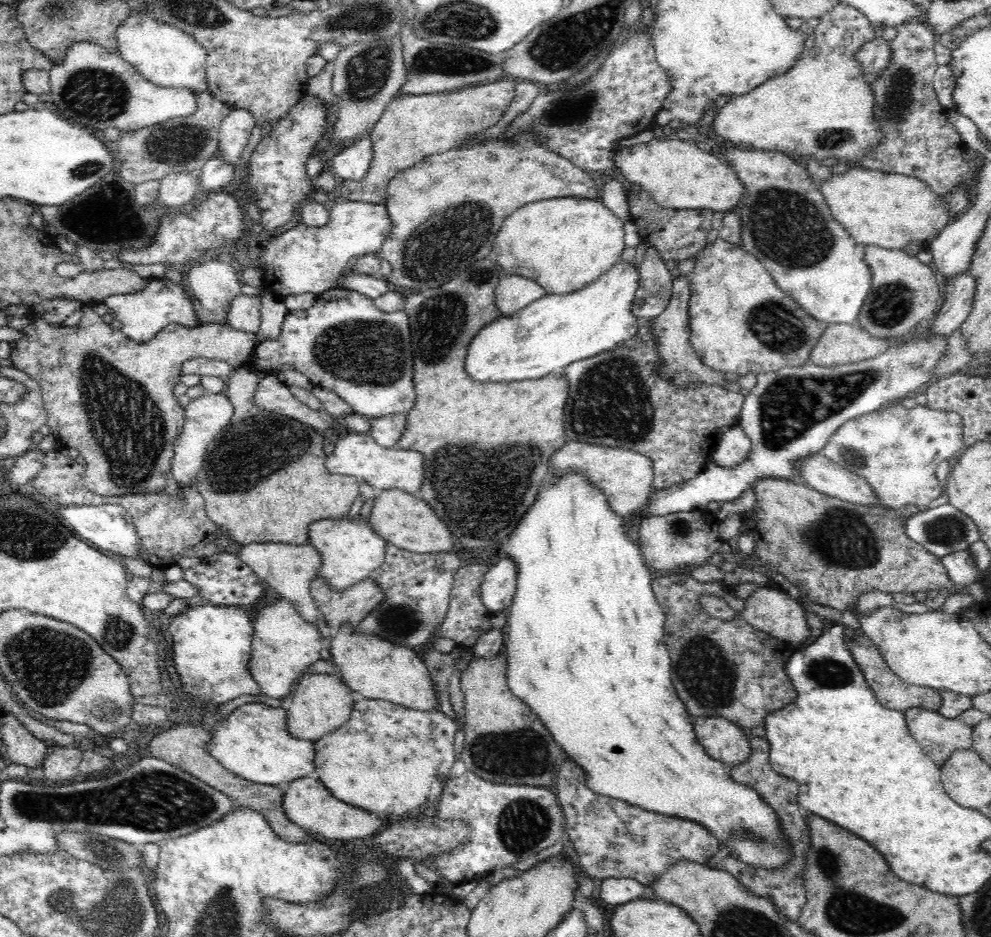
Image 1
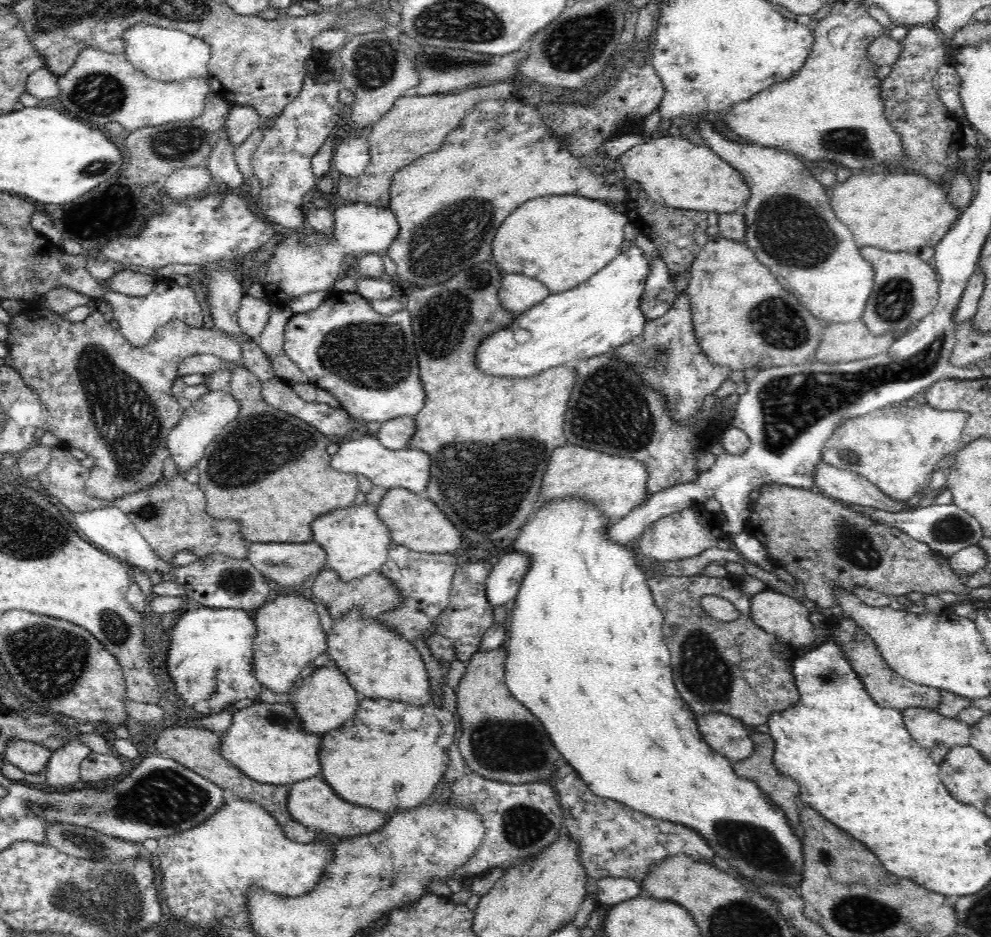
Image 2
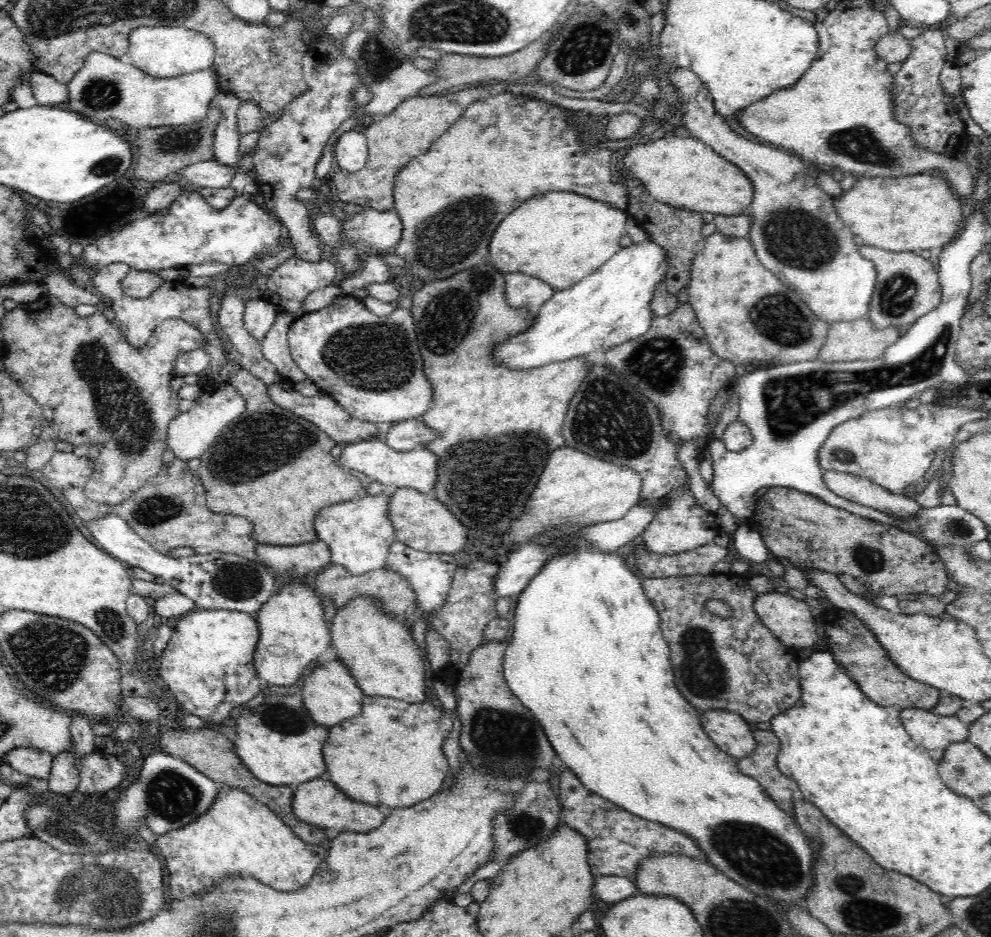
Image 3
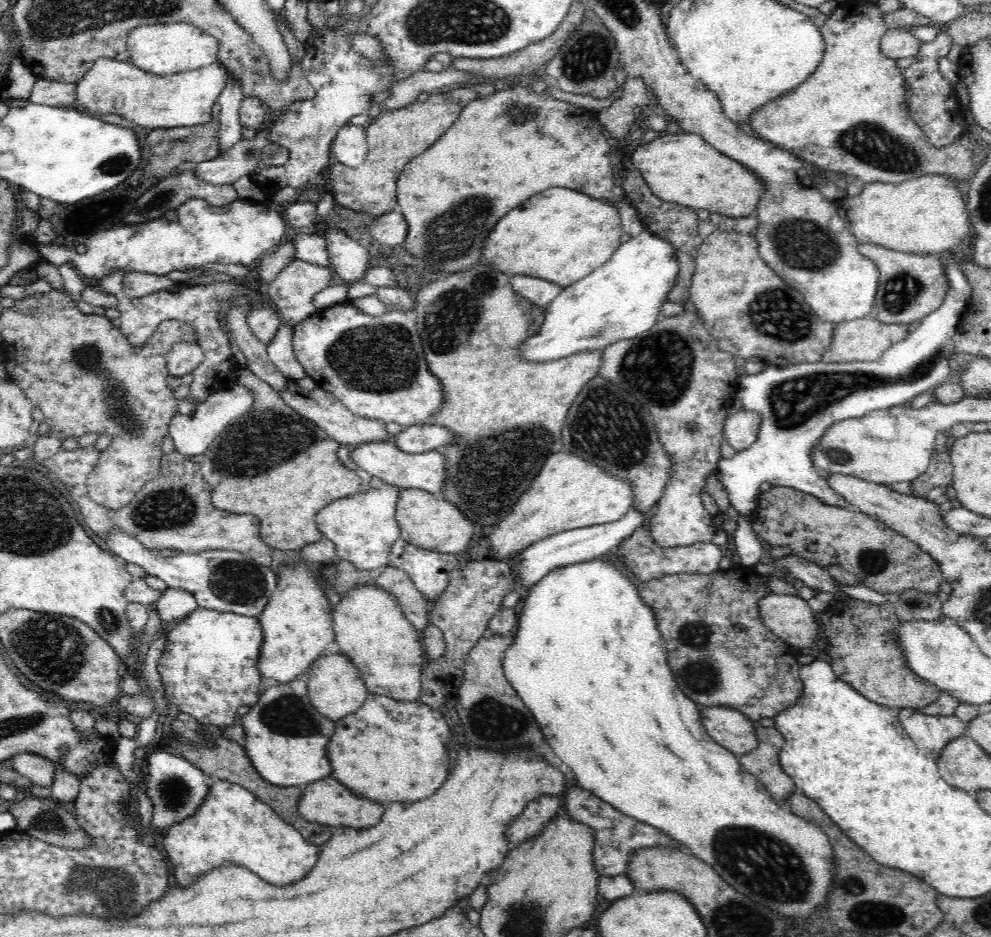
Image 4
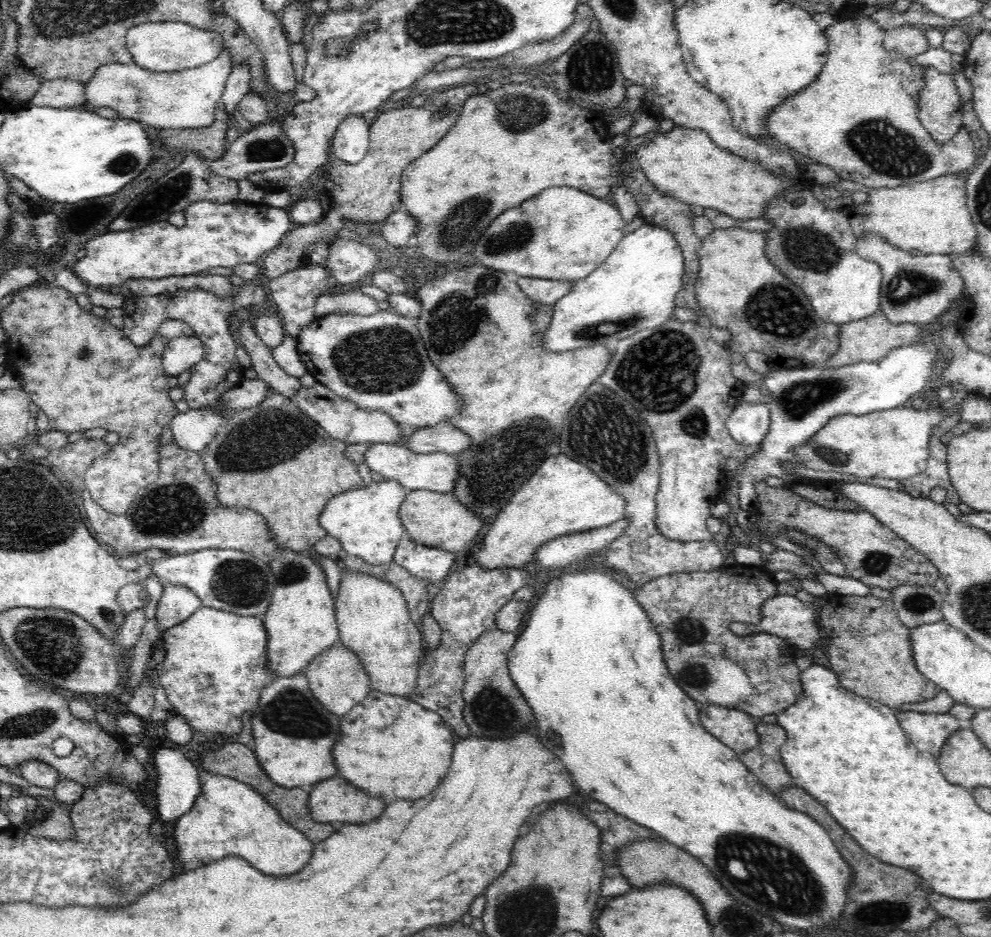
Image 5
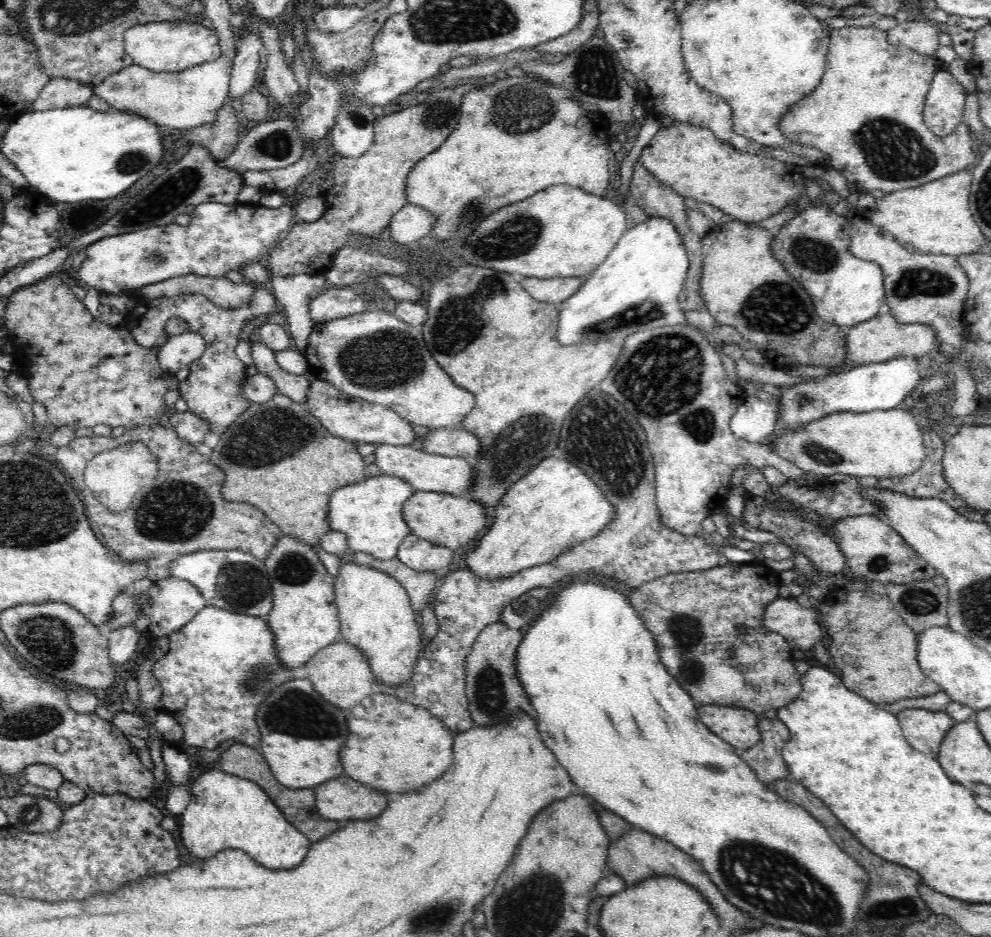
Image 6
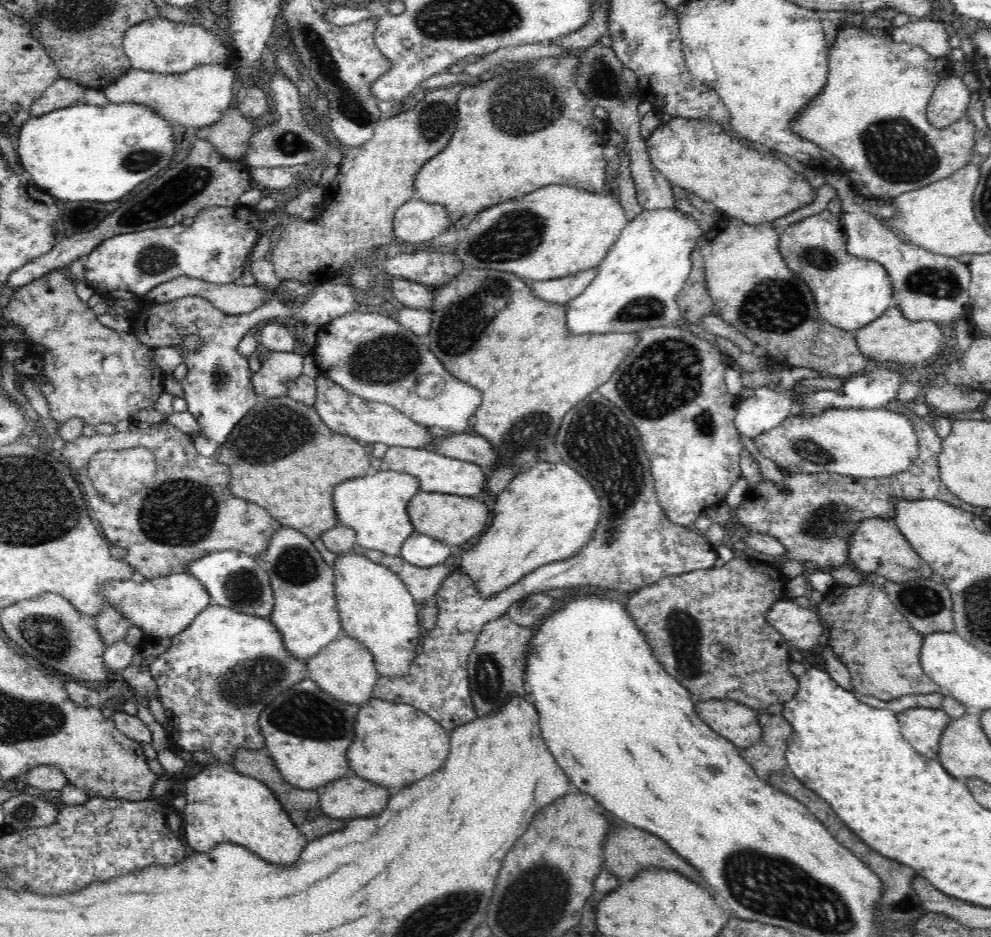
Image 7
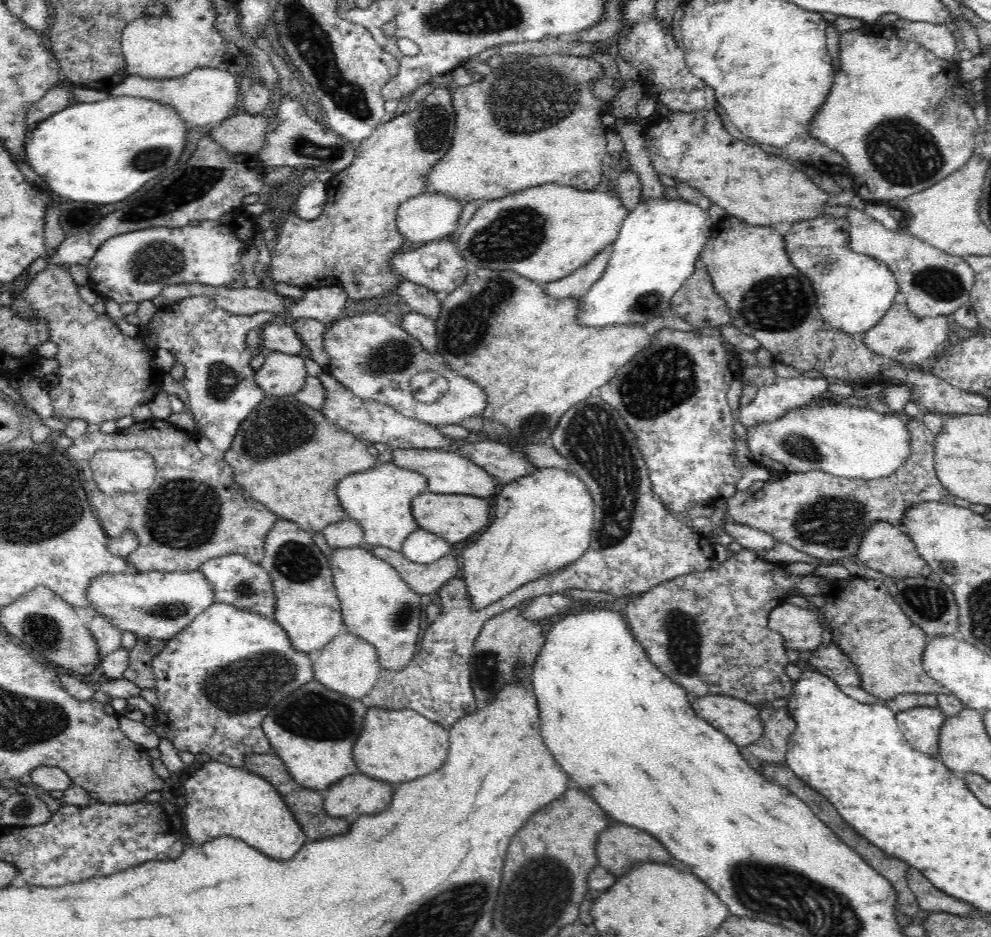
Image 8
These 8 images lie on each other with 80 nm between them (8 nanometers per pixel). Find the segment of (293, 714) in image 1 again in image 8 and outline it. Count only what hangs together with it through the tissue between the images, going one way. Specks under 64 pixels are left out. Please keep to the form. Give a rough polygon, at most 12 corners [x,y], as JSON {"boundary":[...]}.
{"boundary":[[344,631],[311,660],[326,689],[361,700],[382,670],[376,647]]}

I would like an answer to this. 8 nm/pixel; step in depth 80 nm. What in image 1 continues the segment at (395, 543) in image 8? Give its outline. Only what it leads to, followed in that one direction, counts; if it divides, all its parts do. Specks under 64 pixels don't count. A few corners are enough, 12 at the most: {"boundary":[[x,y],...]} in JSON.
{"boundary":[[360,516],[310,523],[317,577],[354,587],[384,563],[388,544]]}

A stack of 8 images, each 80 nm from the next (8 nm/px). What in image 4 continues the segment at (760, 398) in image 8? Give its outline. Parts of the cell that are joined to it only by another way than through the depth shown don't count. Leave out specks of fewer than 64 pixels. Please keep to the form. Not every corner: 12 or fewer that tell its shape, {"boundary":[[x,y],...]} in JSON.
{"boundary":[[738,411],[725,419],[734,450],[756,442],[761,415]]}

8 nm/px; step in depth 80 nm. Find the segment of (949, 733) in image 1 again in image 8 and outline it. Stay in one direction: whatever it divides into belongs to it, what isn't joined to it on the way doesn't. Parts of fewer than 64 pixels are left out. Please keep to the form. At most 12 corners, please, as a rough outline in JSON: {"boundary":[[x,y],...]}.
{"boundary":[[916,706],[896,714],[914,750],[939,754],[946,713]]}

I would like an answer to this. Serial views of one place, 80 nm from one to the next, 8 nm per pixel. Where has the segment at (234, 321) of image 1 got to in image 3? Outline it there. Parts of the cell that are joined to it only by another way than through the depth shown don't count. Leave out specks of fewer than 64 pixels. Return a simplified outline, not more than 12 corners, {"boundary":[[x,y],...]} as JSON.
{"boundary":[[248,299],[243,323],[261,342],[275,323],[268,299]]}

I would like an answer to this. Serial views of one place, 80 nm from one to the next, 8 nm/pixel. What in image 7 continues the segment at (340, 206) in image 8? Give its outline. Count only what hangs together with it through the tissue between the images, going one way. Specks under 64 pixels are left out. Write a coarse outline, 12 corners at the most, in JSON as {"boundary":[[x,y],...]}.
{"boundary":[[458,83],[379,120],[345,150],[310,221],[290,222],[269,258],[280,280],[324,284],[400,244],[395,213],[420,167],[450,142]]}

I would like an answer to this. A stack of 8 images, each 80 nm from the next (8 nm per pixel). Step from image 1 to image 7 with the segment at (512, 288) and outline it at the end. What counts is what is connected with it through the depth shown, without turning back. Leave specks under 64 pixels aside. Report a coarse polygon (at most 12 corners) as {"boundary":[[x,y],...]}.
{"boundary":[[599,266],[545,281],[526,280],[538,298],[564,305],[594,280]]}

